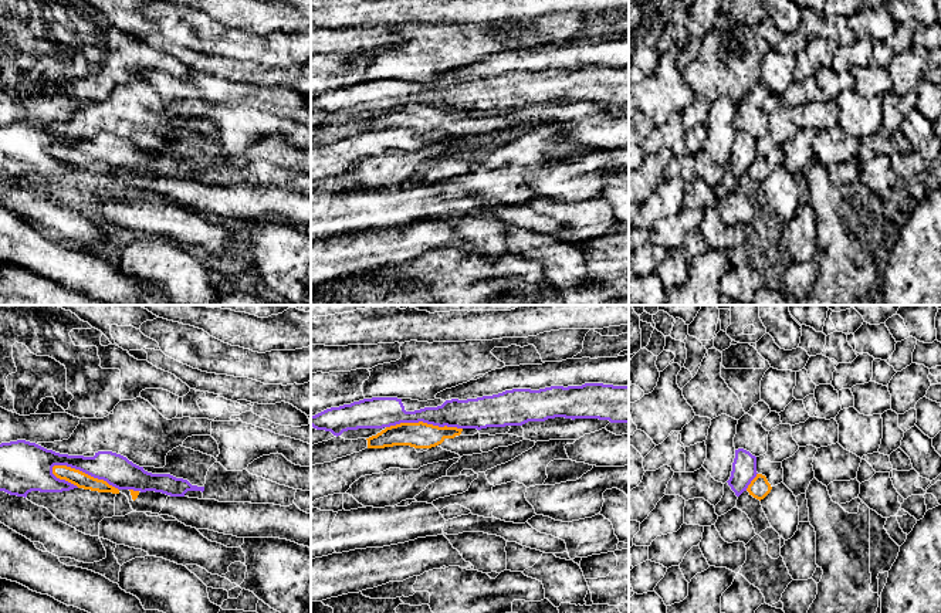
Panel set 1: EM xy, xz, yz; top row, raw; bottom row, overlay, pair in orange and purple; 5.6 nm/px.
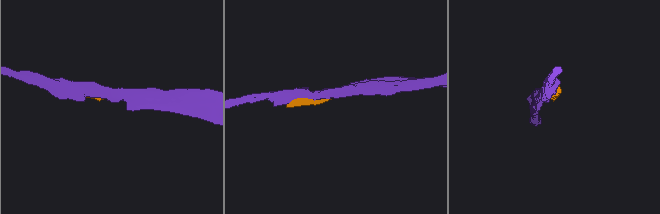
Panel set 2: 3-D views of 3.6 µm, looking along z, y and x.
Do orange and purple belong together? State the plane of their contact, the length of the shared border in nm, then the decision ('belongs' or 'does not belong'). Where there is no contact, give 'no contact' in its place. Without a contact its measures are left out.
meets orange in xy; contact 400 nm long; does not belong

